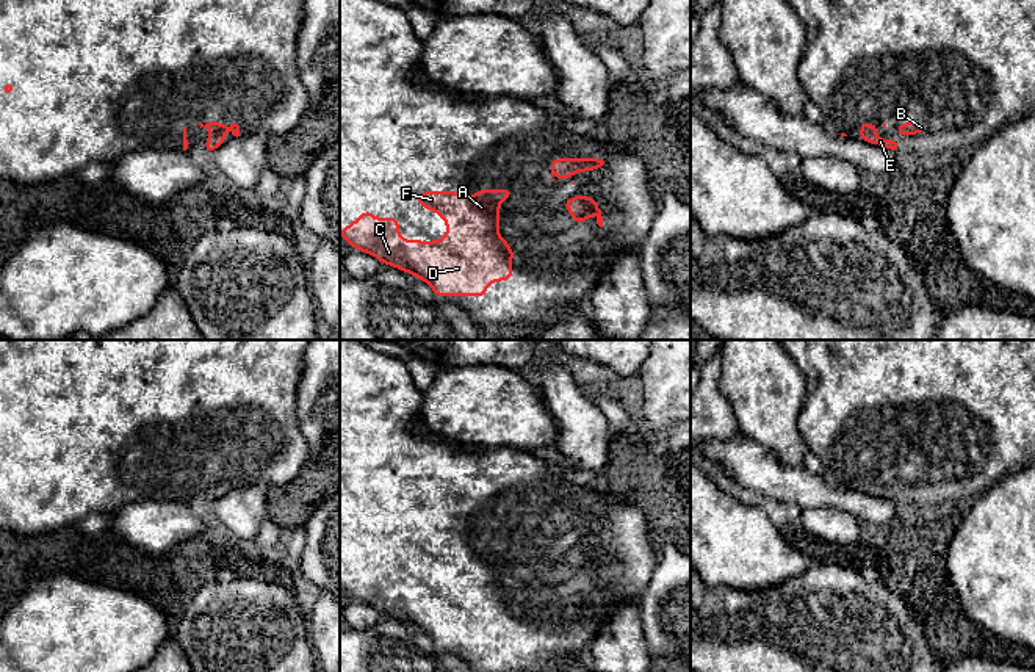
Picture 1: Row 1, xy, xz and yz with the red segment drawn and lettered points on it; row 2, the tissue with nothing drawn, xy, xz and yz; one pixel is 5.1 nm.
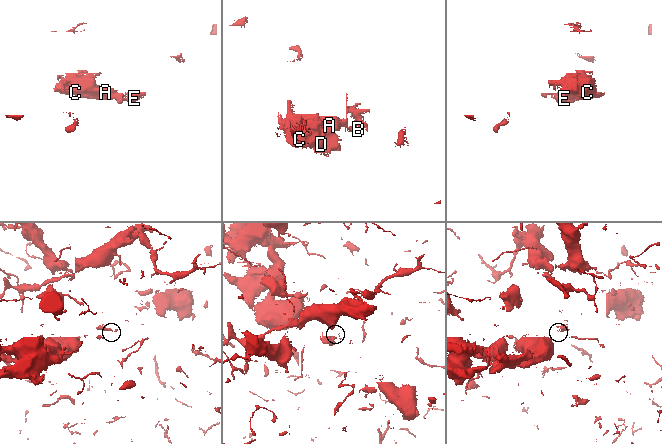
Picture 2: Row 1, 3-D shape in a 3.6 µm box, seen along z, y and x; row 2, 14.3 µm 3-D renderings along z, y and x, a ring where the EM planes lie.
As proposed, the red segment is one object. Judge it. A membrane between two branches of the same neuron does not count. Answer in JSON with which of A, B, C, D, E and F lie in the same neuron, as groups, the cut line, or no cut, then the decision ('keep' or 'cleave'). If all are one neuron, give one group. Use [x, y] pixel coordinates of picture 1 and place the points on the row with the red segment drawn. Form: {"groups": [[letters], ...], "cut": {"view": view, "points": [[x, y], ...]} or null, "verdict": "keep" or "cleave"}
{"groups": [["A", "B", "C", "D", "E", "F"]], "cut": null, "verdict": "keep"}

